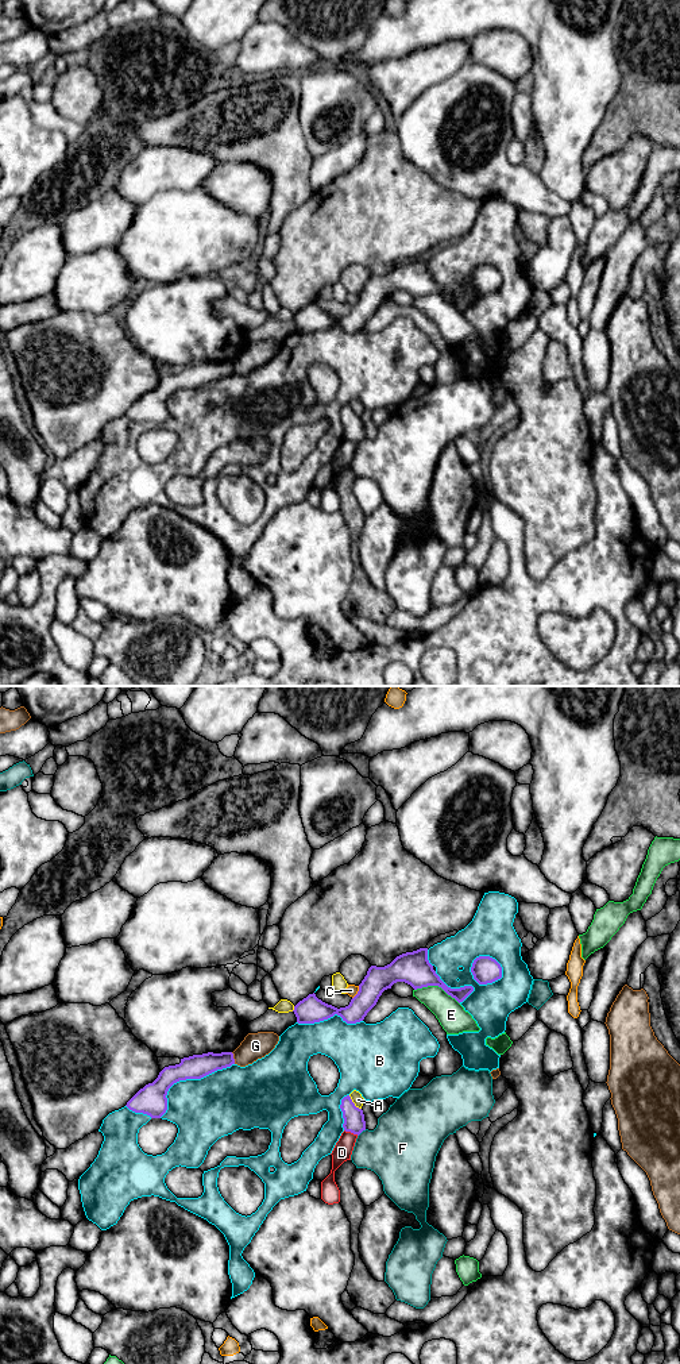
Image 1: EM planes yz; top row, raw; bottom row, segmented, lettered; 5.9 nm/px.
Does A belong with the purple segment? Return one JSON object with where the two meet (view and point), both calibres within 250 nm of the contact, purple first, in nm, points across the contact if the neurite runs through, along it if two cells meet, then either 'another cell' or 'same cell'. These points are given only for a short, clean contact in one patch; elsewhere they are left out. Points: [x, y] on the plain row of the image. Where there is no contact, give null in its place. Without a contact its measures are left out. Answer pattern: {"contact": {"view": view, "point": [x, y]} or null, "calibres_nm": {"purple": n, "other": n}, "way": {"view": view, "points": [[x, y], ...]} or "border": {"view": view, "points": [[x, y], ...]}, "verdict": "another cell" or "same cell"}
{"contact": {"view": "yz", "point": [354, 412]}, "calibres_nm": {"purple": 130, "other": 70}, "verdict": "another cell"}

